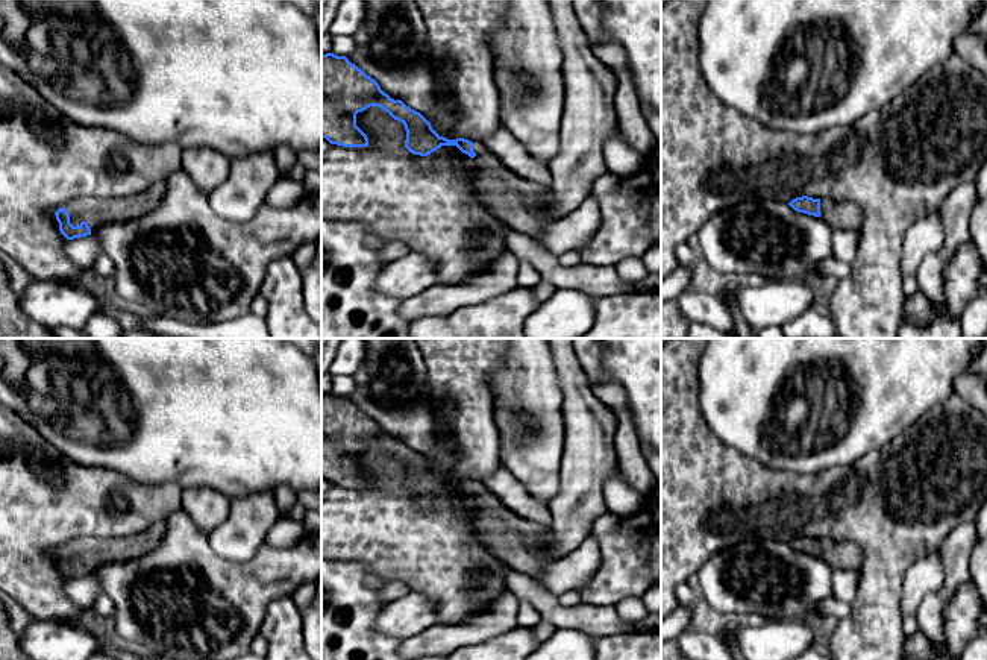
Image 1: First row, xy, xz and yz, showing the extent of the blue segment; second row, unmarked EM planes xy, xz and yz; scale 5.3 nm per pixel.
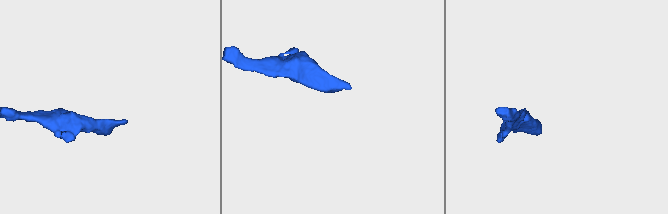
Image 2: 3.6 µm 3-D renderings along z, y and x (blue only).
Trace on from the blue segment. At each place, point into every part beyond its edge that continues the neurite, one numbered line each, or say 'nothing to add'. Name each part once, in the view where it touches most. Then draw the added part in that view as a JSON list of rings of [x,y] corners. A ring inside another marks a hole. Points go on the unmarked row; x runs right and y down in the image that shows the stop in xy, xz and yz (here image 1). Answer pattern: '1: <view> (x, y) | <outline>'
1: xy (97, 553) | [[[161,520],[138,536],[118,539],[82,537],[68,542],[65,549],[70,554],[70,563],[80,566],[86,561],[91,574],[105,564],[139,558],[155,551],[165,534],[167,522]]]

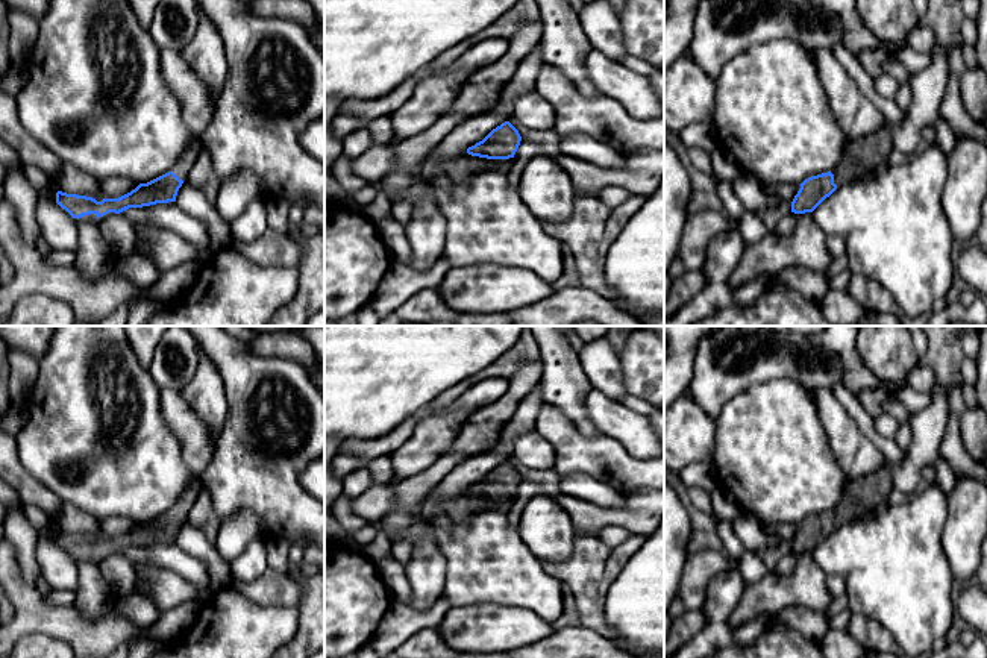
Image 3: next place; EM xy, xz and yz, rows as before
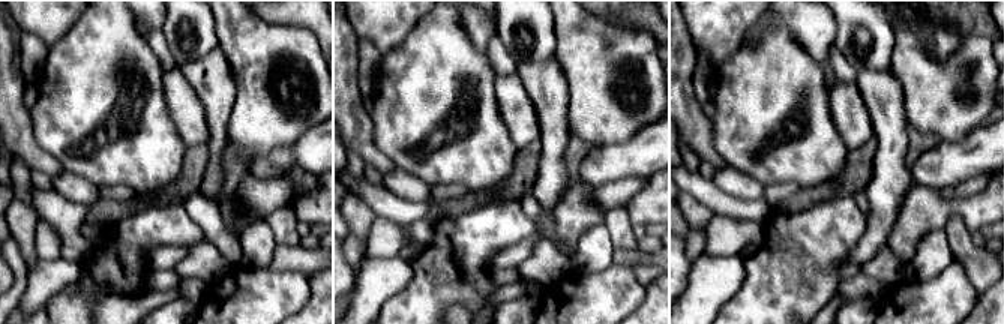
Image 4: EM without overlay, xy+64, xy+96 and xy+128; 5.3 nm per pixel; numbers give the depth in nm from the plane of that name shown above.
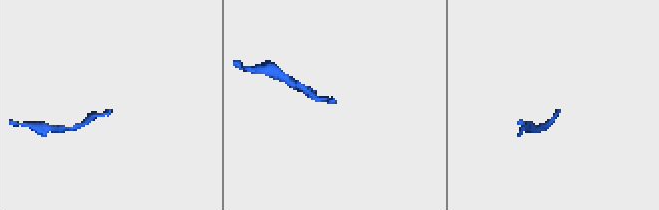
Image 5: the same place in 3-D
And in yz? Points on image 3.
1: yz (864, 493) | [[[885,464],[873,473],[851,476],[843,496],[834,508],[834,523],[844,526],[890,503],[893,494],[891,465]]]

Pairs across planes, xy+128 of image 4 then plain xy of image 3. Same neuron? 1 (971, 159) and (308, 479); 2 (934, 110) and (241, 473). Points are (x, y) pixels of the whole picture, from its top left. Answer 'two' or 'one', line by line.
1: one
2: one

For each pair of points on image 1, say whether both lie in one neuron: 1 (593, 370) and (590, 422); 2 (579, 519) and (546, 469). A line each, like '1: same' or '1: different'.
1: different
2: different

